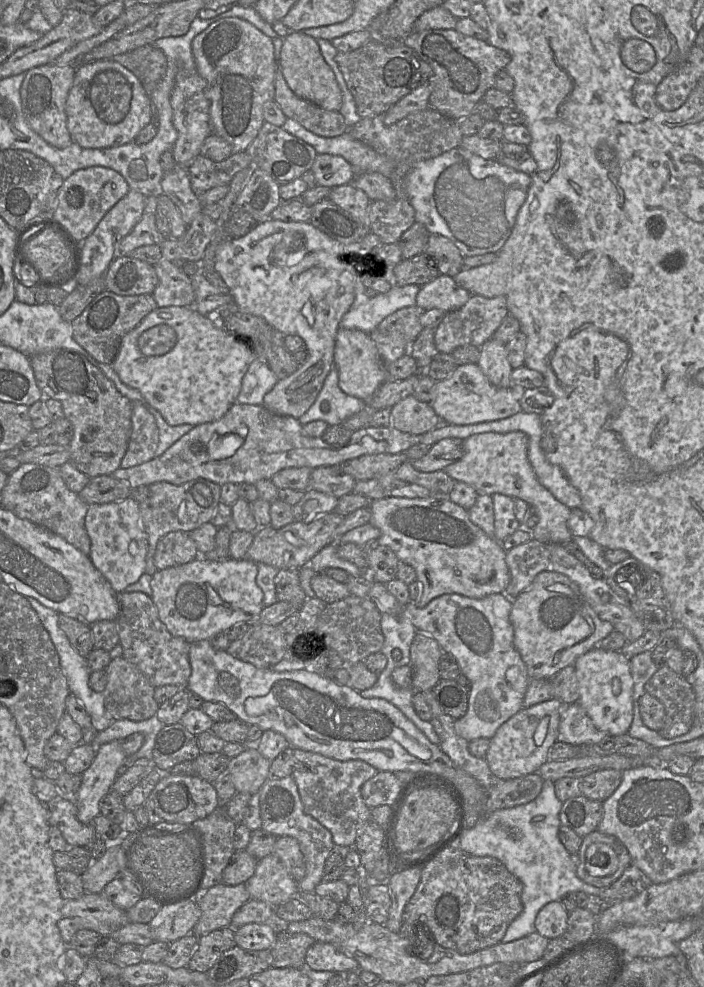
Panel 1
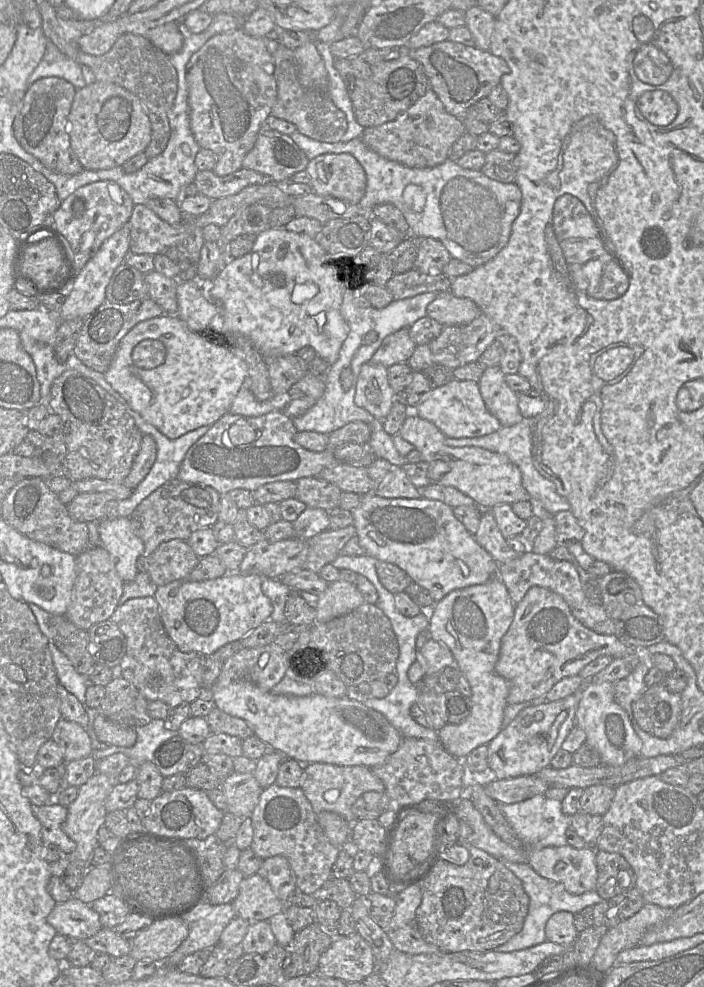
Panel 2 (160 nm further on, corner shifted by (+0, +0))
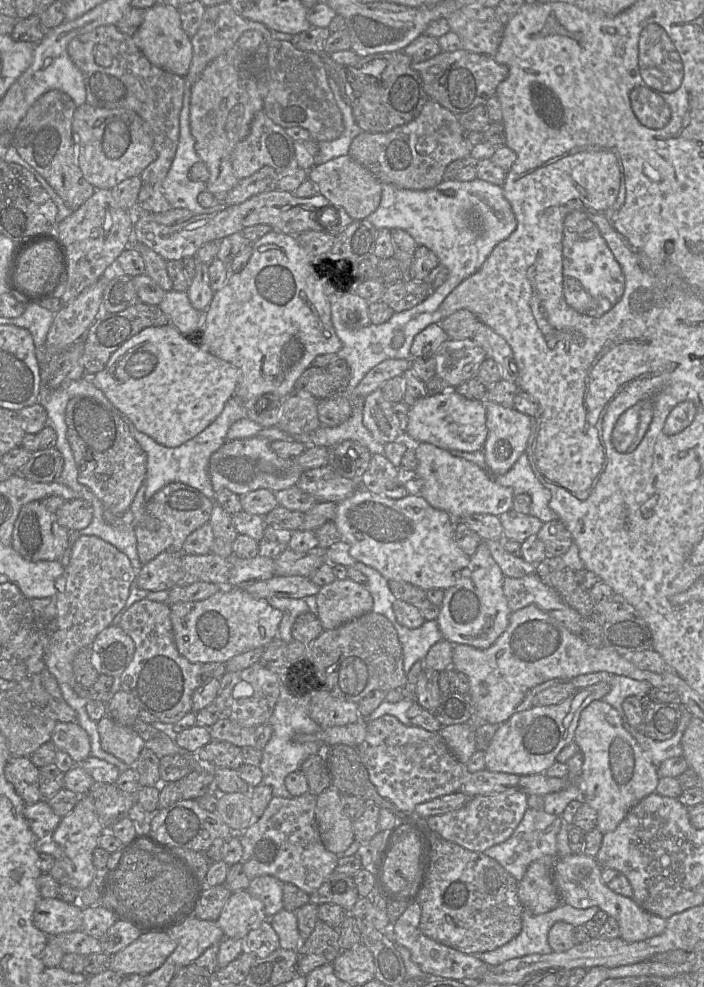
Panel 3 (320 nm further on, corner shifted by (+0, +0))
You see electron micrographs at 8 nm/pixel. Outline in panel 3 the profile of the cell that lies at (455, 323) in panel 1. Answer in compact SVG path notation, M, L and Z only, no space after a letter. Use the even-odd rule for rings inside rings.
M447 339L435 356L436 375L445 380L449 389L456 387L478 375L482 362L486 359L483 348L473 339Z

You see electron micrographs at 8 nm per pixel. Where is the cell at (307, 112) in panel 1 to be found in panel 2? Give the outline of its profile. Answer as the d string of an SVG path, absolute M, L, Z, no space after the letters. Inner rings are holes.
M278 44L275 52L272 53L272 58L277 95L271 115L291 122L296 126L296 131L311 139L327 143L341 141L347 130L345 114L336 107L326 91L308 89L300 84L294 51Z

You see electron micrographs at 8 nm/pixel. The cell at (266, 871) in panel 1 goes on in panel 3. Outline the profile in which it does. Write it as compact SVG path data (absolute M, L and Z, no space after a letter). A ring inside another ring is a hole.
M247 890L235 891L227 899L216 920L224 938L244 939L247 934L269 920L263 903Z

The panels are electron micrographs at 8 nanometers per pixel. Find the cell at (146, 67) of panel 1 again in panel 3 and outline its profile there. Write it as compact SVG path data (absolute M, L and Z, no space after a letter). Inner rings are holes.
M116 25L100 26L73 38L67 52L81 71L86 90L86 103L101 109L126 109L138 114L149 126L157 158L141 174L137 209L149 213L164 213L172 209L163 194L162 184L176 154L185 90L184 77L153 65L135 45L132 37L123 34ZM105 45L111 52L111 65L100 66L94 58L94 49Z

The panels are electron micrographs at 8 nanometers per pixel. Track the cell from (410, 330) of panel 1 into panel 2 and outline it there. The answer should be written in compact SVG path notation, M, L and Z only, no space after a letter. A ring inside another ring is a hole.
M402 328L383 339L370 362L387 368L394 364L408 363L416 346L409 328Z

